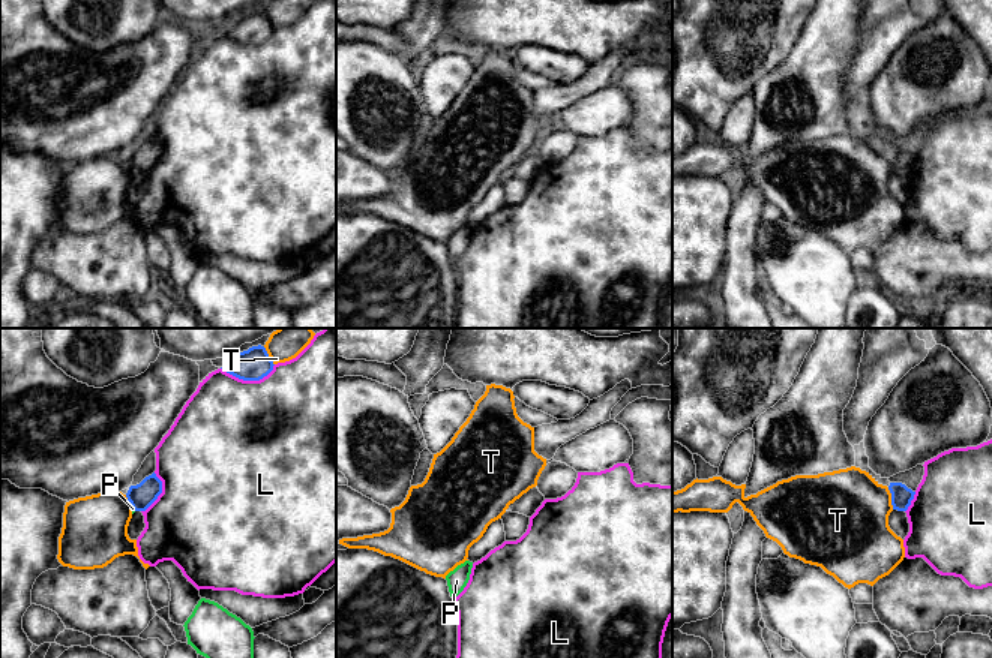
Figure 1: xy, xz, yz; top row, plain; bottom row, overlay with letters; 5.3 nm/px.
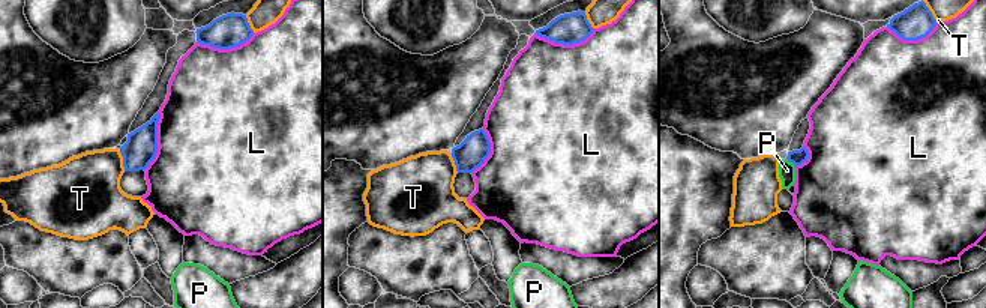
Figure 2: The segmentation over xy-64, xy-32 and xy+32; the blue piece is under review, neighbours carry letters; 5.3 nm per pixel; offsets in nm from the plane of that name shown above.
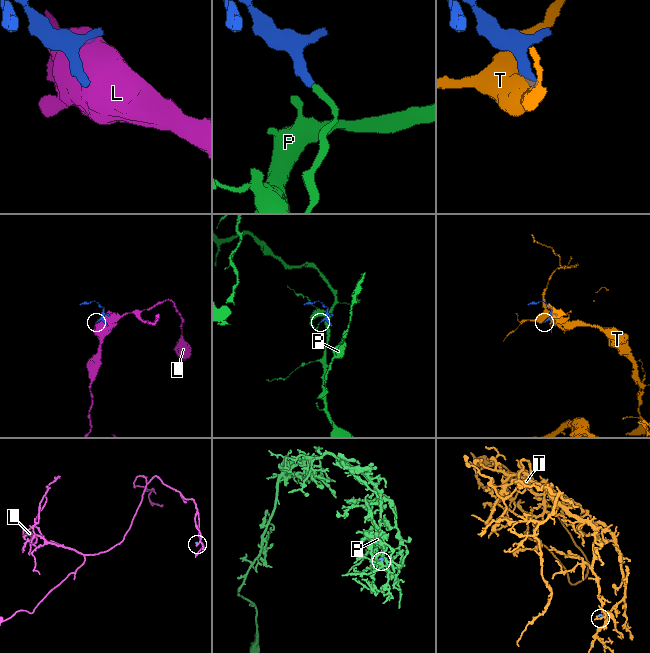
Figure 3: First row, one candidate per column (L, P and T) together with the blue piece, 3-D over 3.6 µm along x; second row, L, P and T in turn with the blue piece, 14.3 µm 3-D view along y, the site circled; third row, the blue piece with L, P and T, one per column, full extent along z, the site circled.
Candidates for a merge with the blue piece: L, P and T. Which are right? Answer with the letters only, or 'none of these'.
none of these

